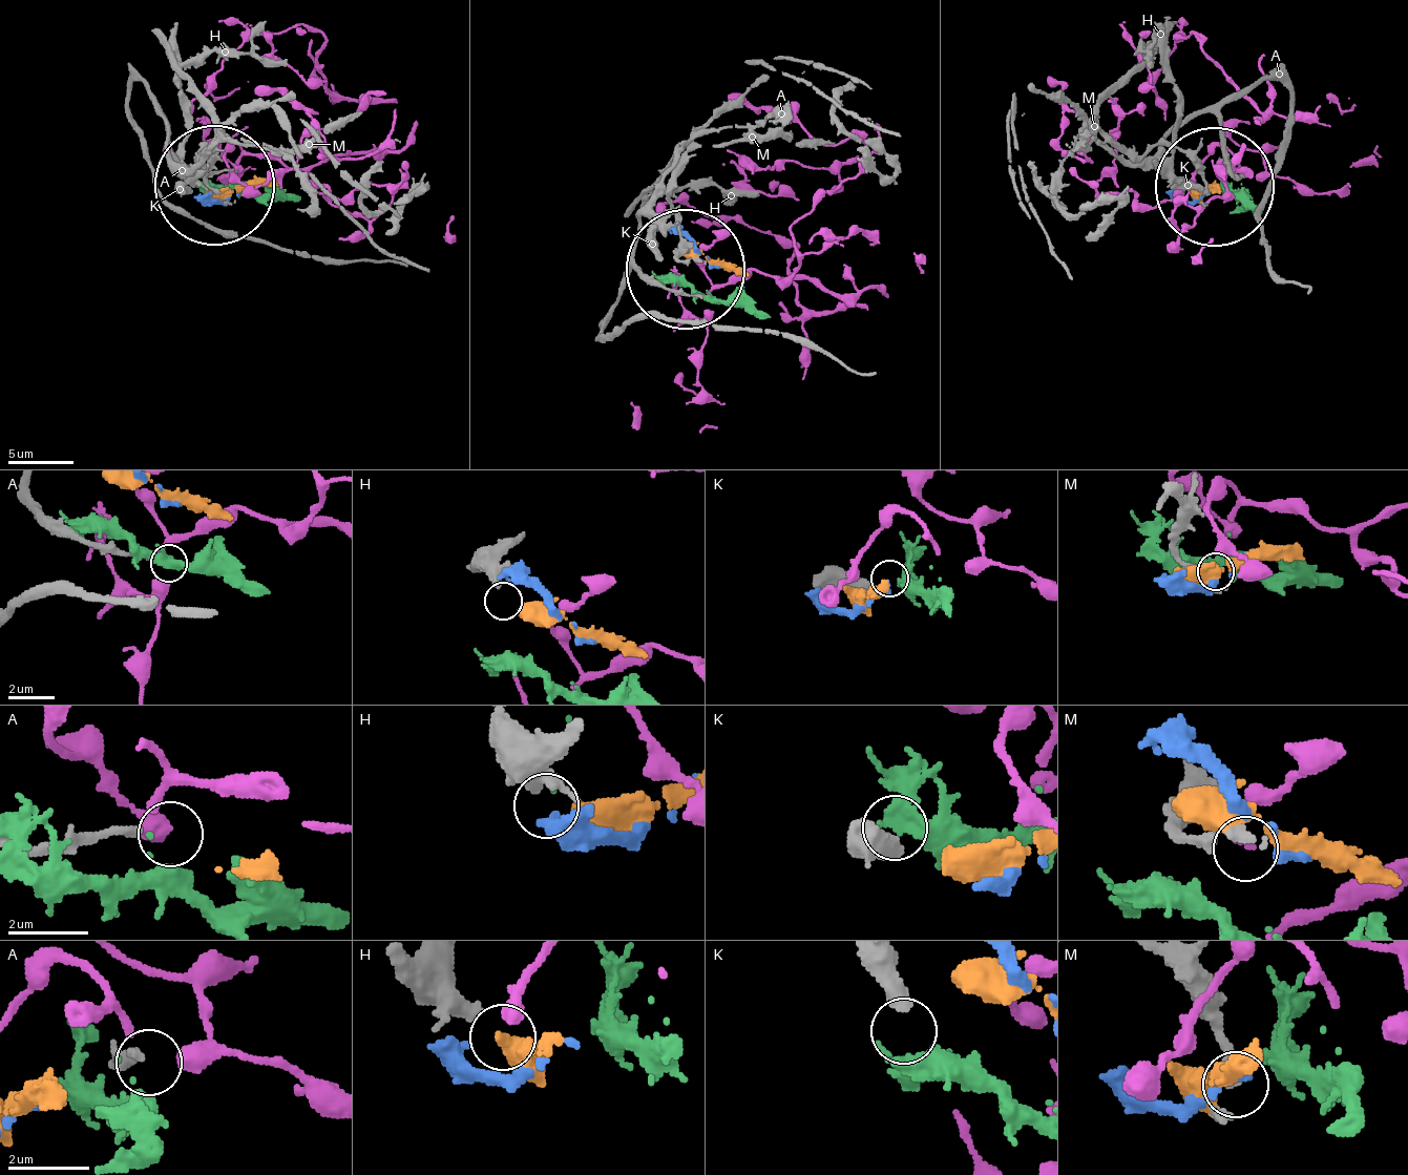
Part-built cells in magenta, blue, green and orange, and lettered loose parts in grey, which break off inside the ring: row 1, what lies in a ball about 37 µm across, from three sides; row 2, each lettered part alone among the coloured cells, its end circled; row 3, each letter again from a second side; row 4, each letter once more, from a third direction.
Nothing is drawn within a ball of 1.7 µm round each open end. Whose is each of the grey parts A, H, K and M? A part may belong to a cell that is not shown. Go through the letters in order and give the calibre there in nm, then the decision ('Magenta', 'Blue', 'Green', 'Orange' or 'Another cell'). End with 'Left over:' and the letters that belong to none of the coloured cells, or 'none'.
A: Thickness 220 nm. Another cell
H: Thickness 300 nm. Orange
K: Thickness 480 nm. Green
M: Thickness 220 nm. Blue
Left over: A

